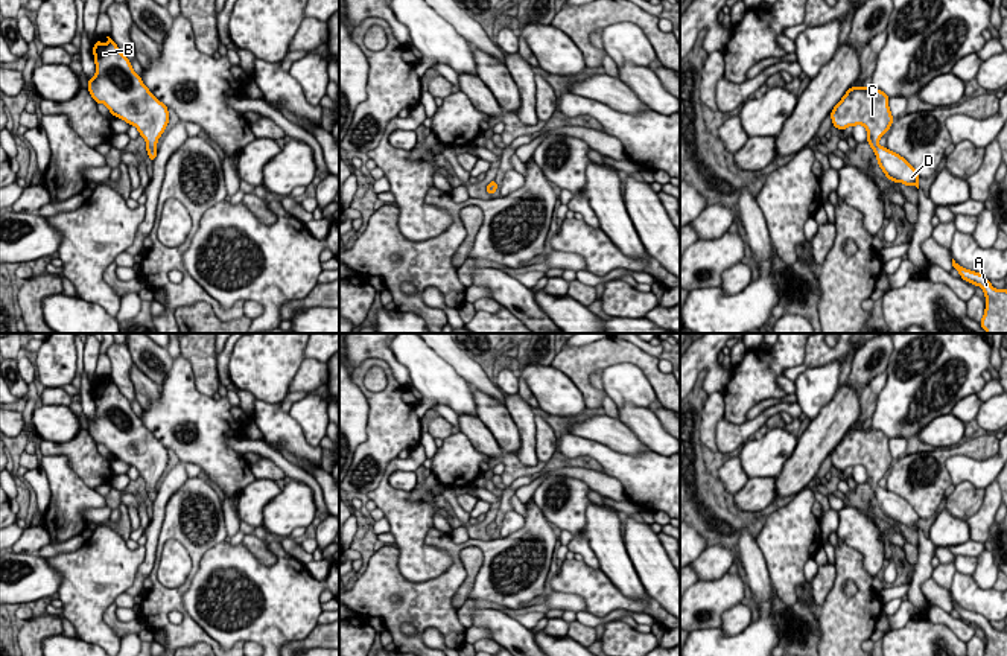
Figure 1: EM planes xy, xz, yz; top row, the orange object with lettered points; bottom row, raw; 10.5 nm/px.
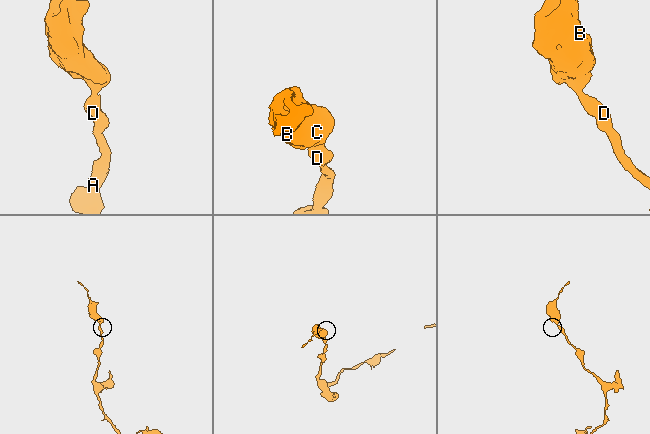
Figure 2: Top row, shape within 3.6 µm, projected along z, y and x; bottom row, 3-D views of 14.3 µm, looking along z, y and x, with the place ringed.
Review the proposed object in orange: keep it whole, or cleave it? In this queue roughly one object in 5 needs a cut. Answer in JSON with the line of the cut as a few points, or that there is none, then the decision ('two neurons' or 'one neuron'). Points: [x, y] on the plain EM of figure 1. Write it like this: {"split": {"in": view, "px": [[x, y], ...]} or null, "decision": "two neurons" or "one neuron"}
{"split": null, "decision": "one neuron"}

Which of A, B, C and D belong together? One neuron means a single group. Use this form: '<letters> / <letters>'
A B C D

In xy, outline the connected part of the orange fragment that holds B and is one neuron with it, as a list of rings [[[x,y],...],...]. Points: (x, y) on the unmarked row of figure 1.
[[[110,377],[106,379],[108,382],[105,385],[97,381],[93,388],[96,417],[88,419],[87,431],[96,444],[105,444],[113,457],[120,458],[138,470],[140,476],[146,481],[149,501],[154,502],[157,498],[157,482],[169,464],[167,447],[145,428],[141,419],[132,411],[129,400]]]

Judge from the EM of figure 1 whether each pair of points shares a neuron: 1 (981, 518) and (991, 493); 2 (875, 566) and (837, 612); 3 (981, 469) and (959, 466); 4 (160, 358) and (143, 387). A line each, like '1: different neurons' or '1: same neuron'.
1: same neuron
2: different neurons
3: same neuron
4: same neuron

